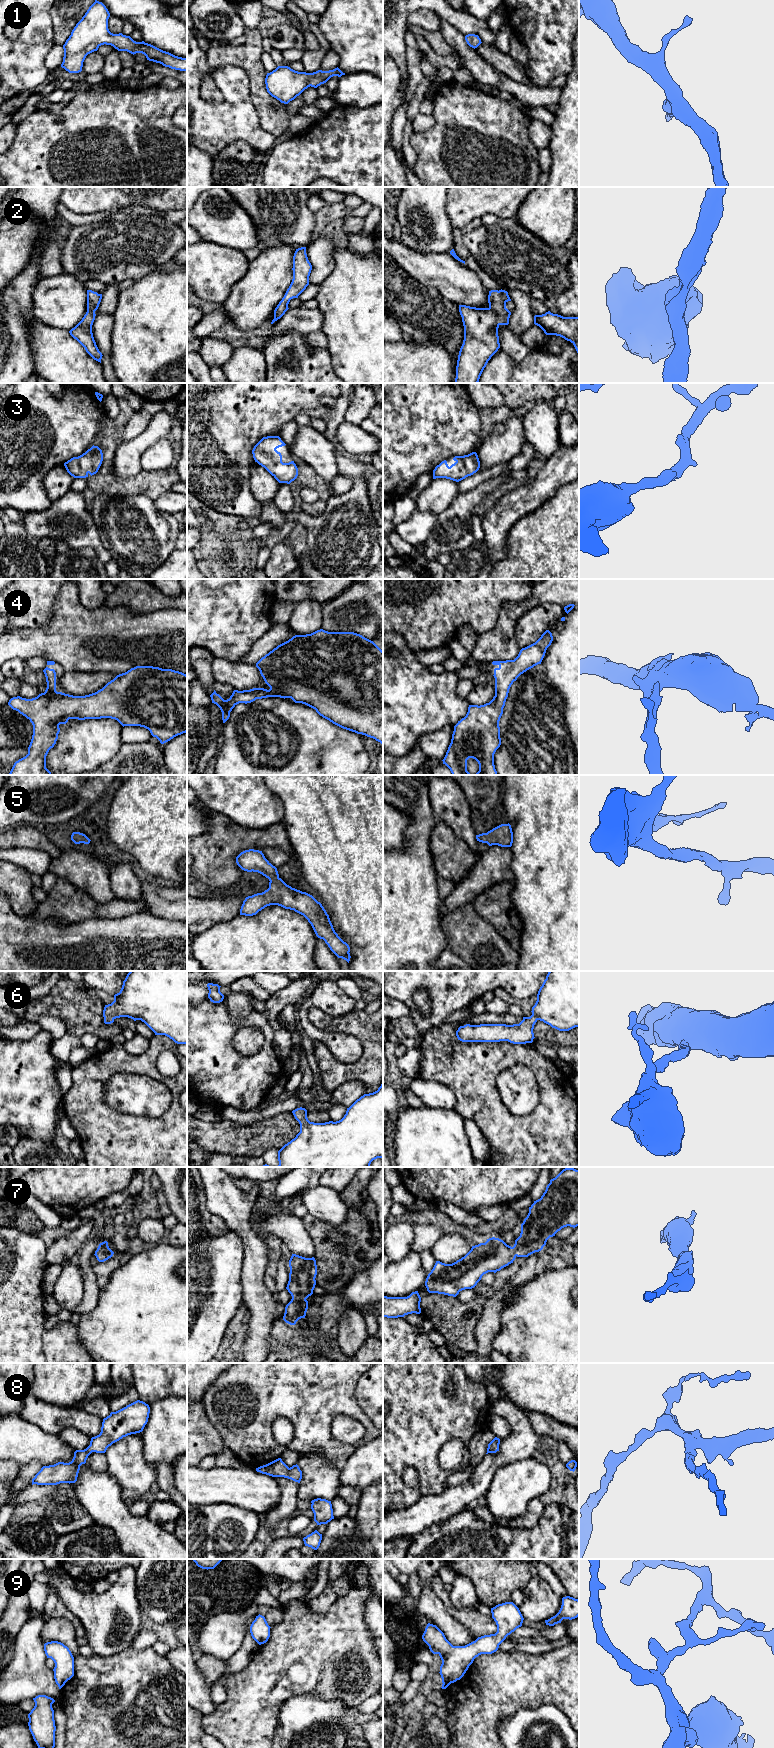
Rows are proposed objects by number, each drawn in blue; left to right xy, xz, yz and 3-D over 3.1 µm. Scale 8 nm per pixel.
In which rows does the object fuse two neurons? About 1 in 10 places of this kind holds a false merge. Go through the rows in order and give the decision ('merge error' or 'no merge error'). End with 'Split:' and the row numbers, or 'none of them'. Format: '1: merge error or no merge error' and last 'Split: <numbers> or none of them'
1: no merge error
2: no merge error
3: no merge error
4: no merge error
5: no merge error
6: no merge error
7: no merge error
8: no merge error
9: no merge error
Split: none of them

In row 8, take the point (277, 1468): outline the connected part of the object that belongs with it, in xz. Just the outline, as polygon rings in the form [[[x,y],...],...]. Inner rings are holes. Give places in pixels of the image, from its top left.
[[[281,1458],[256,1468],[256,1471],[272,1477],[288,1478],[298,1483],[302,1479],[302,1471],[299,1466],[296,1464],[289,1468]]]

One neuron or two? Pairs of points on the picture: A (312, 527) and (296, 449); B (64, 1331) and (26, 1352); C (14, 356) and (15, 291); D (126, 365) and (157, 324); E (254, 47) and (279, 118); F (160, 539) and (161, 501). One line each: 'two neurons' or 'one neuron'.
A: two neurons
B: two neurons
C: one neuron
D: one neuron
E: one neuron
F: two neurons

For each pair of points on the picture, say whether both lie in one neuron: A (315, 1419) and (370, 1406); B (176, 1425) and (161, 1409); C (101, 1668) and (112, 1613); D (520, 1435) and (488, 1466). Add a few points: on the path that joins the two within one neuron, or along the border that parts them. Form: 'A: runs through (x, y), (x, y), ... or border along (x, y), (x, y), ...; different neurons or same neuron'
A: border along (355, 1385), (356, 1401), (372, 1423); different neurons
B: runs through (173, 1421), (165, 1413); same neuron
C: border along (127, 1649), (111, 1655), (95, 1654); different neurons
D: runs through (513, 1443), (496, 1459); same neuron

